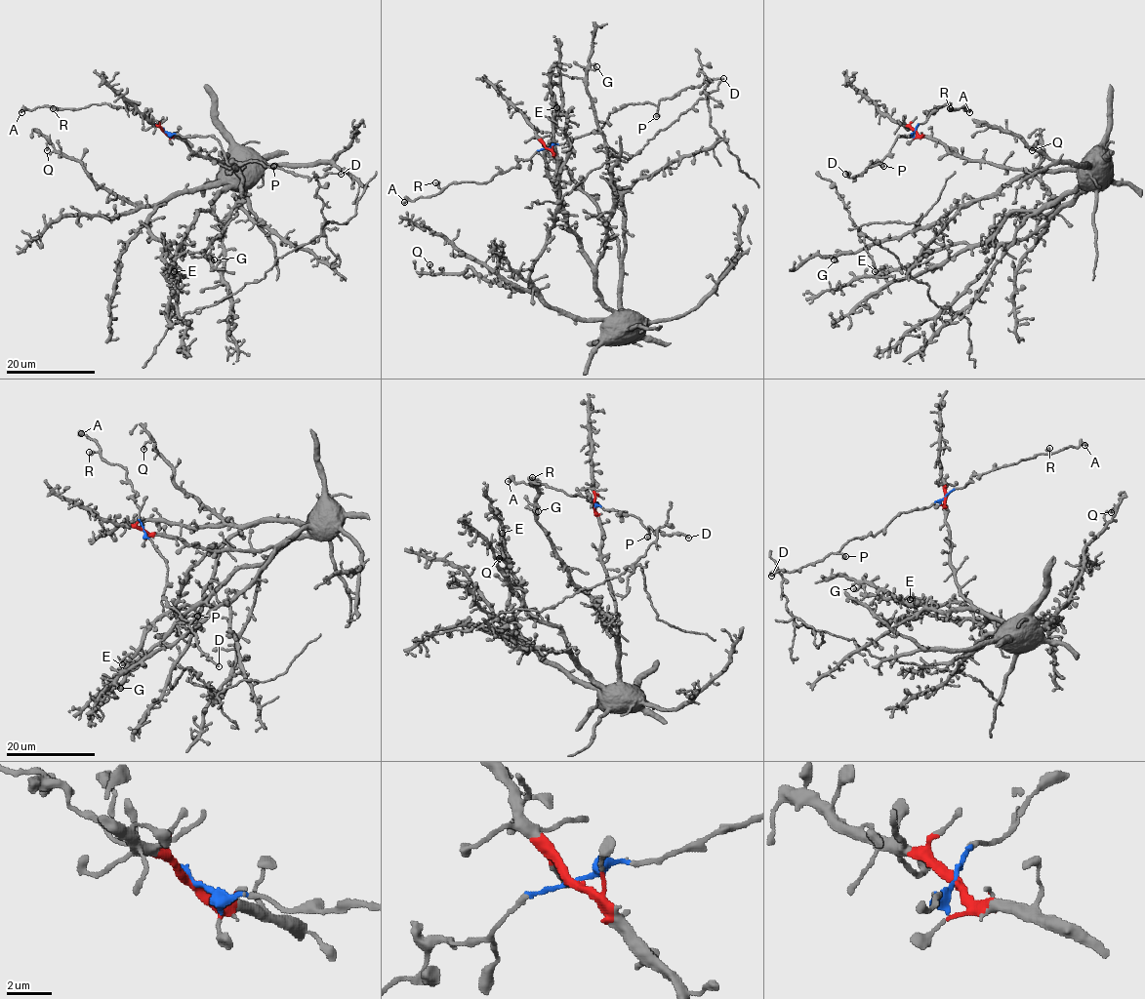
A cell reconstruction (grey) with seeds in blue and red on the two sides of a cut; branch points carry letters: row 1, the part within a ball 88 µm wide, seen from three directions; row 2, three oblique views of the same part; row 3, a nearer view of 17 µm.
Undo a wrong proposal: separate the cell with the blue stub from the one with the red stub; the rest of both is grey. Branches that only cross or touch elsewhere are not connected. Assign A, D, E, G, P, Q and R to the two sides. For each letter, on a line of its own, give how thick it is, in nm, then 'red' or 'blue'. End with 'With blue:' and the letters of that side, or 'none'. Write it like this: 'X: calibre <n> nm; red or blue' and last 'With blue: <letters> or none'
A: calibre 260 nm; blue
D: calibre 200 nm; blue
E: calibre 420 nm; red
G: calibre 440 nm; red
P: calibre 500 nm; blue
Q: calibre 320 nm; red
R: calibre 480 nm; blue
With blue: A, D, P, R

